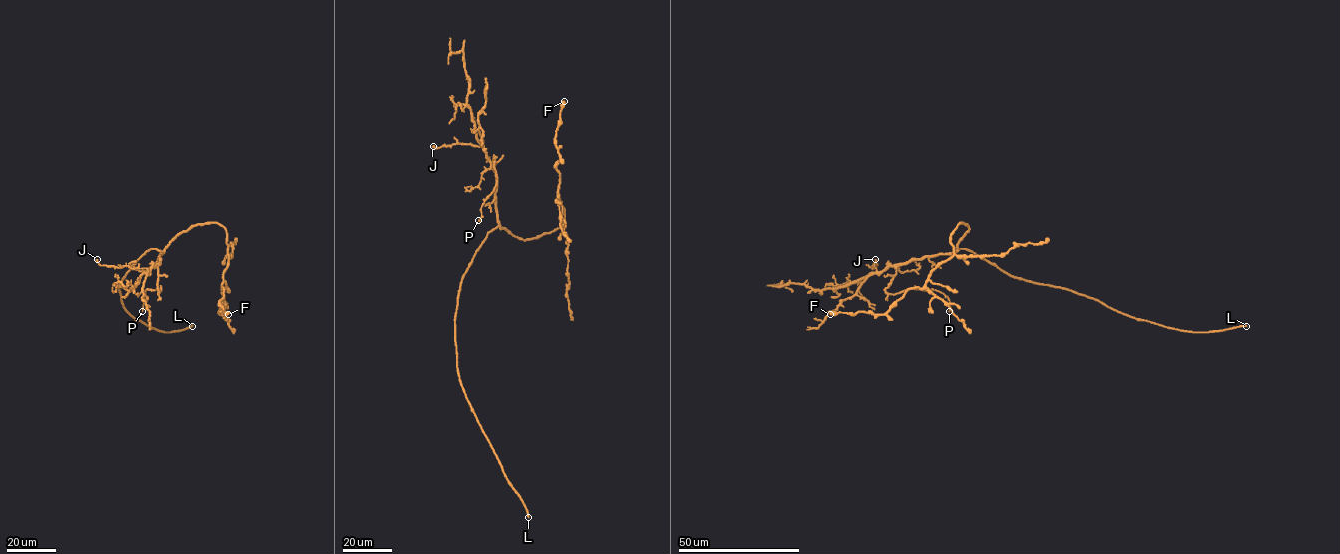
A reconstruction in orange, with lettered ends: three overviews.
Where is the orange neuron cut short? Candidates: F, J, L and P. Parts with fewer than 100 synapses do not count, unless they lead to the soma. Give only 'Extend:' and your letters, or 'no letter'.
Extend: L

